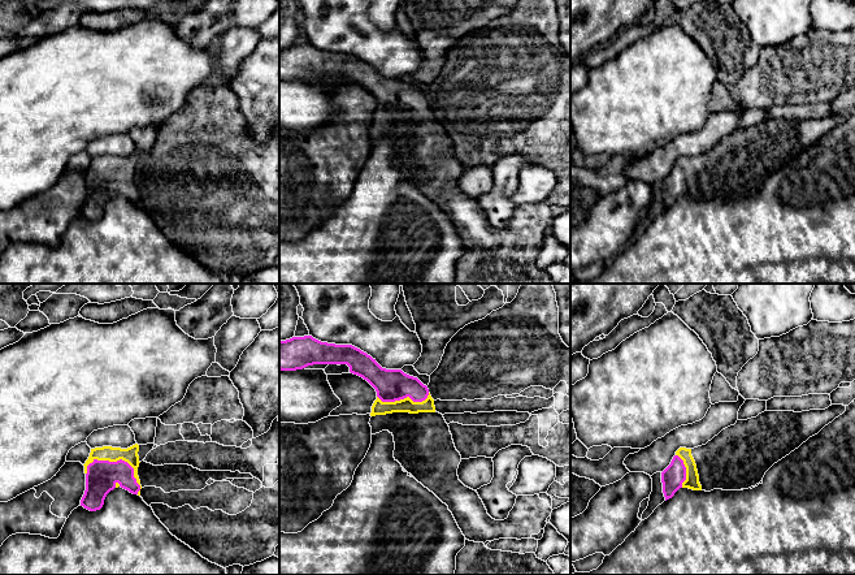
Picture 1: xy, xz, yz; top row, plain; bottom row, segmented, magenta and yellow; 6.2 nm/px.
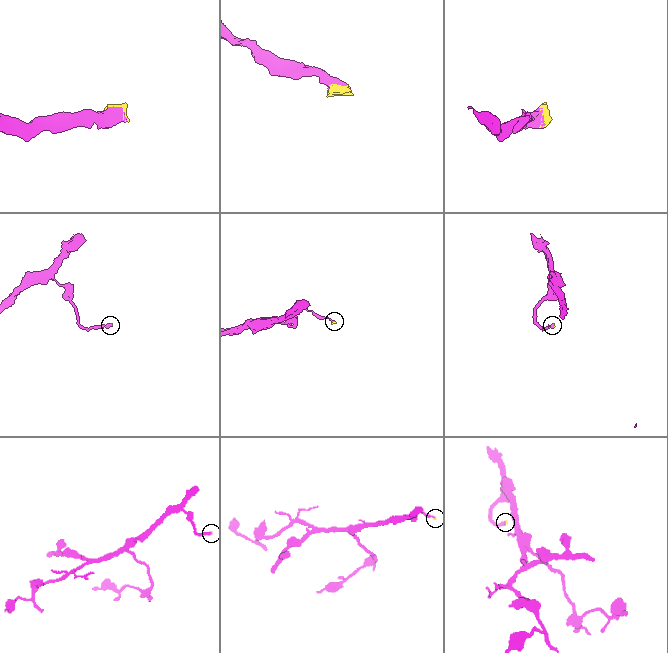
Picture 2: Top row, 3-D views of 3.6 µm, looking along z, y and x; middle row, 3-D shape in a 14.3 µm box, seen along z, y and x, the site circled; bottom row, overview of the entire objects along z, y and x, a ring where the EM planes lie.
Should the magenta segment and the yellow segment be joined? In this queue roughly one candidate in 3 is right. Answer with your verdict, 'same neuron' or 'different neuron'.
same neuron

